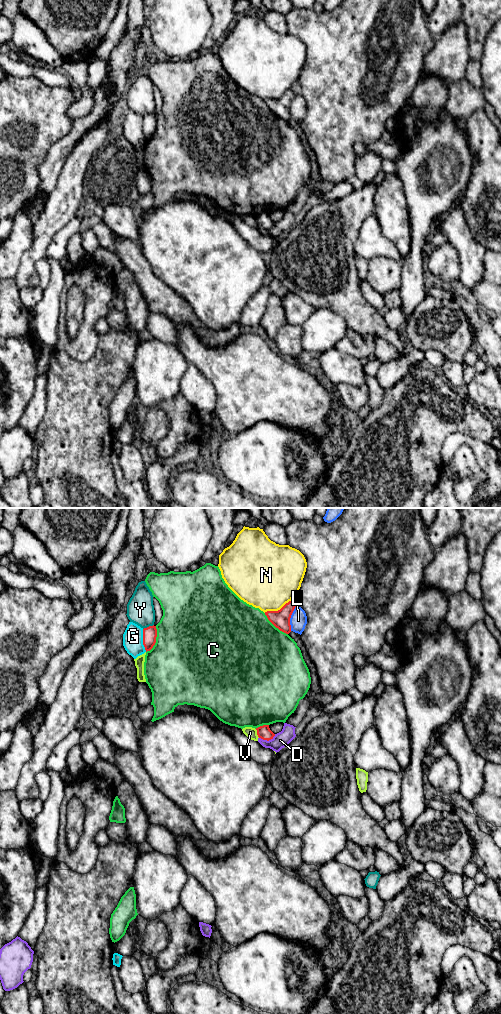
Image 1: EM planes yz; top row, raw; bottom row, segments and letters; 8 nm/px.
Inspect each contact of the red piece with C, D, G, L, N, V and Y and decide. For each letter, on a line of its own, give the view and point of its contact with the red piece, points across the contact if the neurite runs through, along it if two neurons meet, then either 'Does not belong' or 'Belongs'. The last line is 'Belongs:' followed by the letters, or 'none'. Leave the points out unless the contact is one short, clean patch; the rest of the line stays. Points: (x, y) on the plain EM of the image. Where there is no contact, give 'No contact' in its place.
C: Touches red at yz (155, 128). Does not belong
D: Touches red at yz (267, 228). Boundary: yz (275, 222), (268, 228), (259, 226). Does not belong
G: Touches red at yz (143, 128). Does not belong
L: Touches red at yz (290, 105). Does not belong
N: Touches red at yz (278, 98). Does not belong
V: Touches red at yz (257, 221). Does not belong
Y: Touches red at yz (149, 114). Does not belong
Belongs: none

